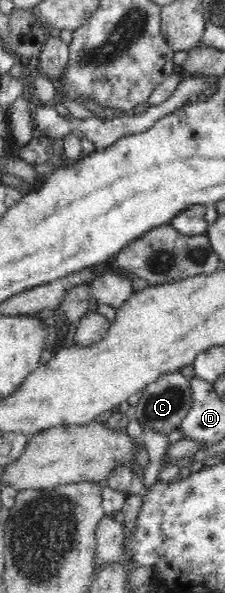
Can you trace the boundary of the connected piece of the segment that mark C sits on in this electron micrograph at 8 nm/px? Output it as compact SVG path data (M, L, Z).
M176 371L160 376L142 391L138 404L131 412L142 428L156 430L167 436L175 428L179 429L193 404L190 379Z

